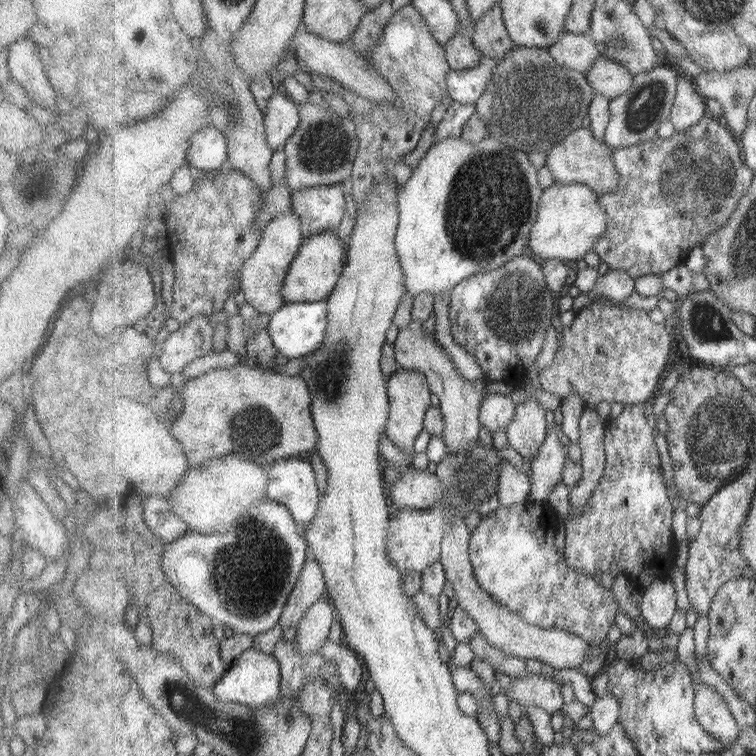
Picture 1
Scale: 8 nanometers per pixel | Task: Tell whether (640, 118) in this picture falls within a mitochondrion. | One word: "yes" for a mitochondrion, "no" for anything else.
yes

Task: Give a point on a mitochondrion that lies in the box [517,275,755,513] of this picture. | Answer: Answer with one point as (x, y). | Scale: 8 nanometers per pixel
(705, 324)

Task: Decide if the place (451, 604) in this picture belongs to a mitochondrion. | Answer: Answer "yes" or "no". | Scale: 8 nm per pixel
no

